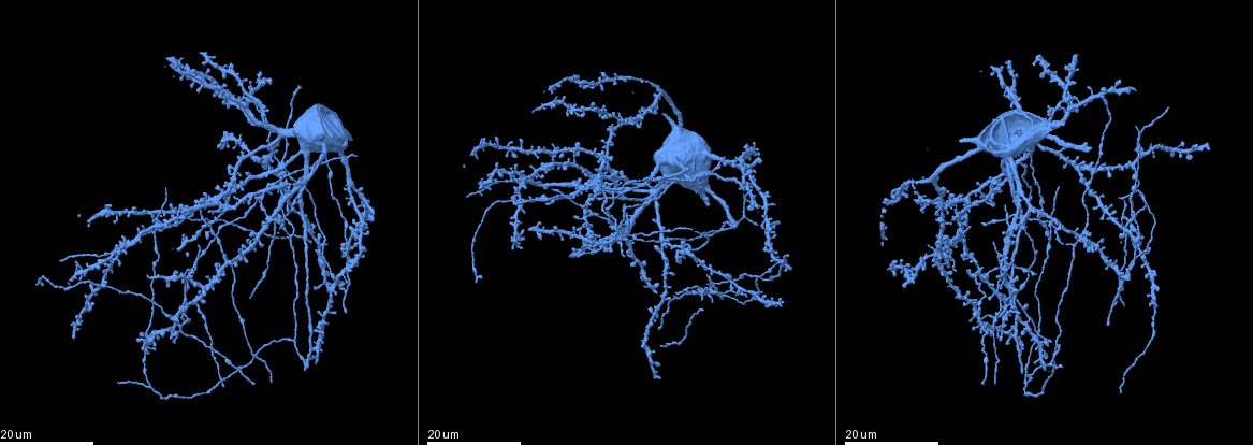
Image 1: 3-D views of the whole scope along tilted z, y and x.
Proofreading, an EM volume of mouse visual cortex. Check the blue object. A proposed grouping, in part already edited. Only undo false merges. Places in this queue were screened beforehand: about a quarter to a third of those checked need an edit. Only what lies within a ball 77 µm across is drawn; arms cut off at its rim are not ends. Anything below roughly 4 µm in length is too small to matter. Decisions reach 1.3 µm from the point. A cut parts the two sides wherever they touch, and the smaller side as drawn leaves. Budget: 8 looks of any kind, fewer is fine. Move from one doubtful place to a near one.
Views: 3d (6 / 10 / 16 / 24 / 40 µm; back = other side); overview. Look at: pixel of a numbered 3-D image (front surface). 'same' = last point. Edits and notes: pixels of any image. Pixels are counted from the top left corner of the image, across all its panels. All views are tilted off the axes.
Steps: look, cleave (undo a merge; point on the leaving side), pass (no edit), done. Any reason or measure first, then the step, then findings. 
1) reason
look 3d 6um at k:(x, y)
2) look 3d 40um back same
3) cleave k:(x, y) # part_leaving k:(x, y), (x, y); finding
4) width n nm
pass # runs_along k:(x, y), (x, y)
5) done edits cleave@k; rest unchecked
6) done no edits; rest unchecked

looks like a crossing
look 3d 24um at 1:(1144, 199)

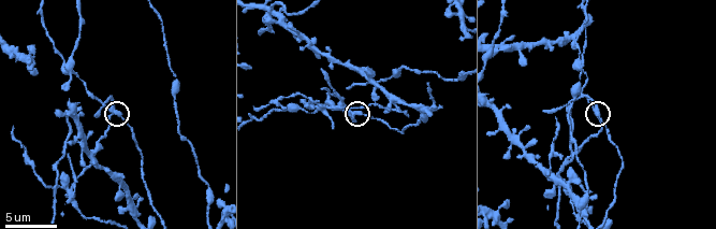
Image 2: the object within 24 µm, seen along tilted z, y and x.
look 3d 10um at 2:(354, 113)

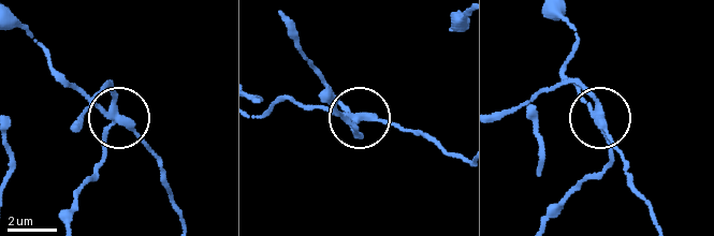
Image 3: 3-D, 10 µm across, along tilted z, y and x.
cleave 3:(111, 86) # part_leaving 3:(115, 119), (71, 218); a second neuron is stuck on

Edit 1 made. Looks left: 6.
look 3d 16um at 2:(66, 90)

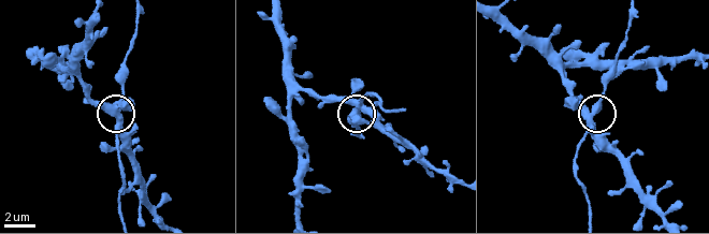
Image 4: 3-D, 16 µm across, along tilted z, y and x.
look 3d 6um at 4:(356, 111)

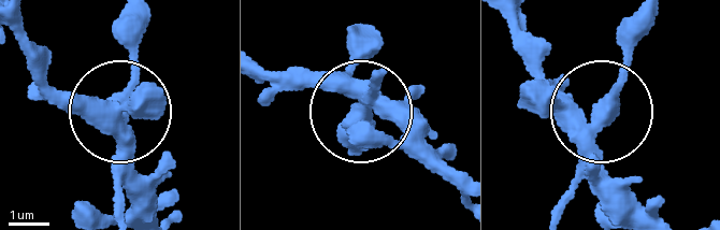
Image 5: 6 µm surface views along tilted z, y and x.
width 370 nm
pass # one neuron here

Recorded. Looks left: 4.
looks like a crossing
look 3d 24um at 1:(1043, 222)

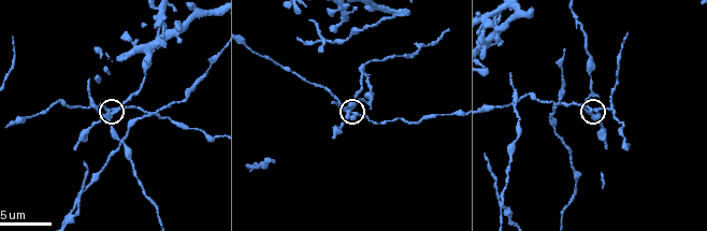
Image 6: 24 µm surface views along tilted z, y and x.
closer look
look 3d 6um at 6:(590, 113)

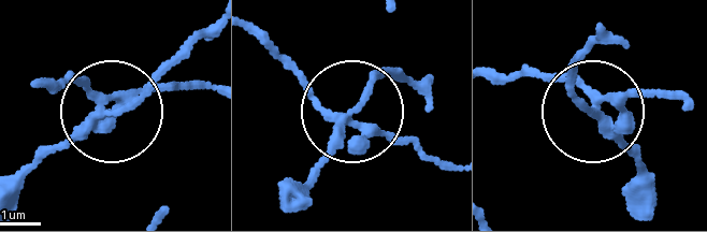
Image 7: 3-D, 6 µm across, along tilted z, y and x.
cleave 7:(147, 93) # part_leaving 7:(342, 119), (375, 78), (421, 75); a second neuron is stuck on

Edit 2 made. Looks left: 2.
calibre changes
look 3d 6um at 6:(560, 100)

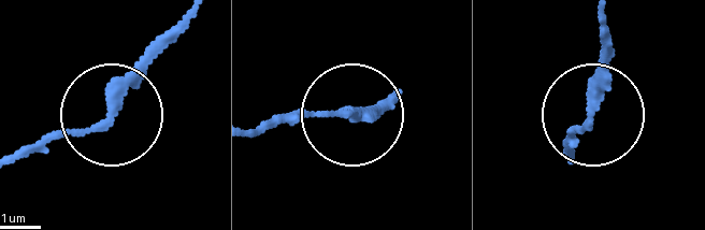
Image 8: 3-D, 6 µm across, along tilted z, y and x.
pass # runs_along 8:(565, 155), (589, 123), (613, 42); all the same neuron

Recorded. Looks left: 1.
done edits cleave@3, cleave@7; rest unchecked

